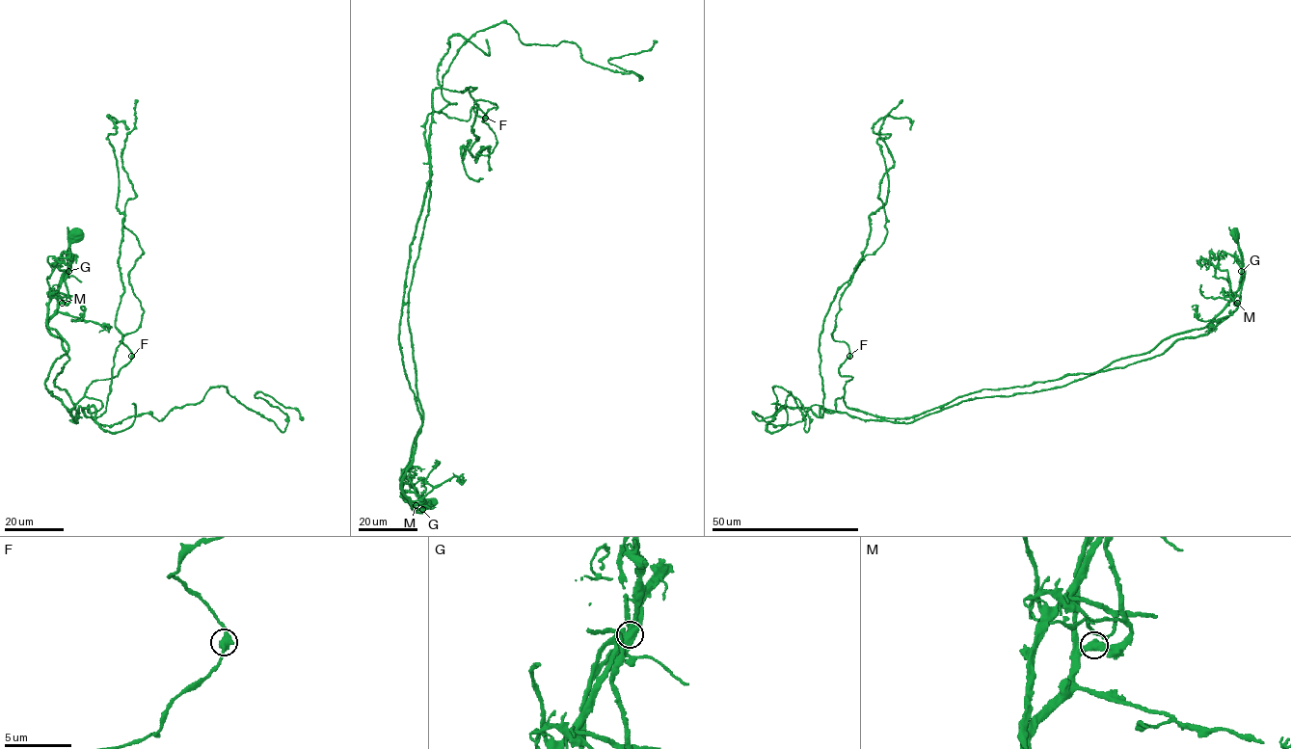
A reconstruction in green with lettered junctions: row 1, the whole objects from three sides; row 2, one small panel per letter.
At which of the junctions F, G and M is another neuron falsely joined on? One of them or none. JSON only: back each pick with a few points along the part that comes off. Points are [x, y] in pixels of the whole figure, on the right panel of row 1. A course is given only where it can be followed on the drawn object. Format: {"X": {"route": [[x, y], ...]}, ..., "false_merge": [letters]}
{"G": {"route": [[1241, 271], [1207, 325], [1060, 387], [907, 423], [820, 417], [823, 318], [886, 200], [873, 125], [910, 129]]}, "false_merge": ["G"]}

